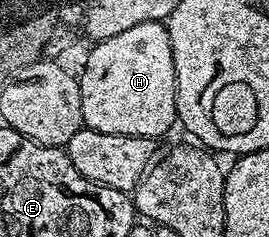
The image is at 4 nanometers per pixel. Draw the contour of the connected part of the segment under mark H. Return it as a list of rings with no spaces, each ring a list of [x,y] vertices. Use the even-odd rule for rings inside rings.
[[[143,22],[139,26],[131,26],[131,30],[123,30],[123,34],[115,34],[115,38],[94,43],[92,47],[85,60],[85,69],[81,68],[79,72],[84,127],[107,134],[158,138],[172,124],[178,123],[175,62],[169,29],[164,23]]]

